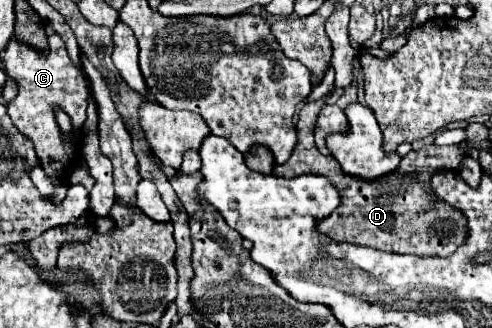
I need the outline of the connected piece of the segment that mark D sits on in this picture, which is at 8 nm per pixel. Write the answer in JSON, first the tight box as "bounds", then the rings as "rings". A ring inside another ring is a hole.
{"bounds":[272,98,468,258],"rings":[[[326,98],[302,106],[296,122],[298,144],[290,160],[286,160],[286,164],[276,166],[272,172],[276,178],[286,178],[286,180],[304,174],[324,176],[334,186],[338,186],[342,204],[326,220],[318,222],[318,232],[322,232],[334,242],[350,242],[394,254],[414,254],[422,258],[452,256],[468,236],[466,216],[462,216],[458,210],[450,206],[430,204],[430,178],[434,178],[434,172],[444,172],[444,170],[456,172],[462,160],[468,156],[468,152],[462,150],[460,146],[424,146],[418,152],[414,150],[408,152],[402,158],[400,166],[394,172],[390,172],[390,176],[382,176],[378,180],[362,180],[358,176],[346,176],[340,170],[340,164],[332,156],[322,156],[314,144],[312,130],[316,124],[318,110],[324,102]]]}

